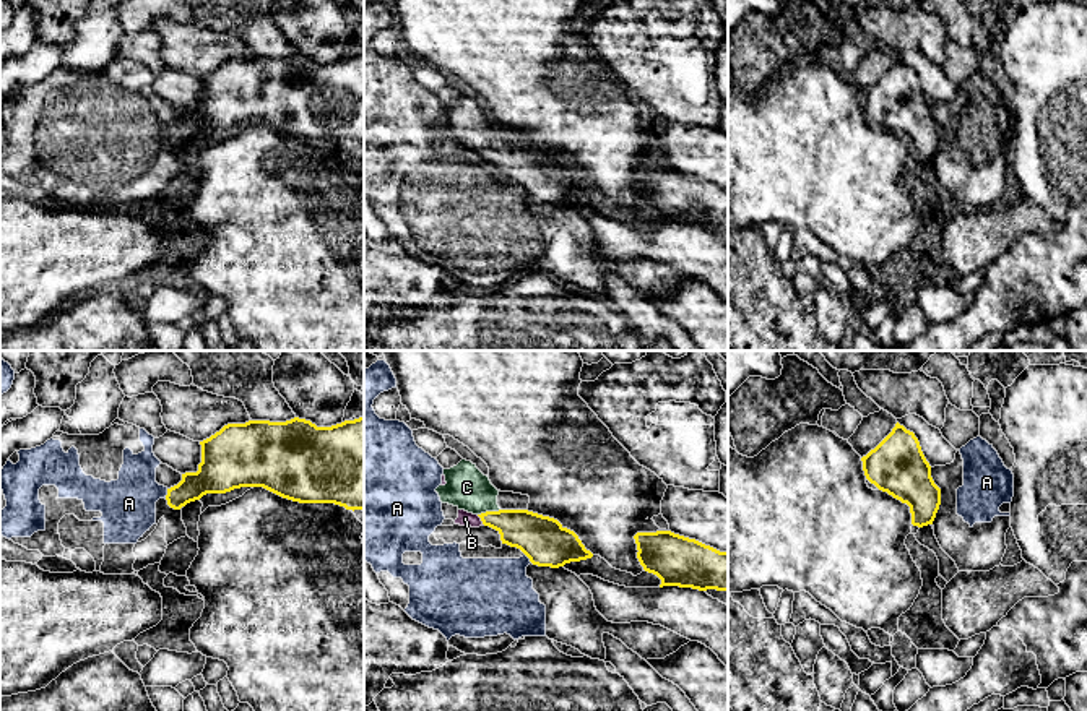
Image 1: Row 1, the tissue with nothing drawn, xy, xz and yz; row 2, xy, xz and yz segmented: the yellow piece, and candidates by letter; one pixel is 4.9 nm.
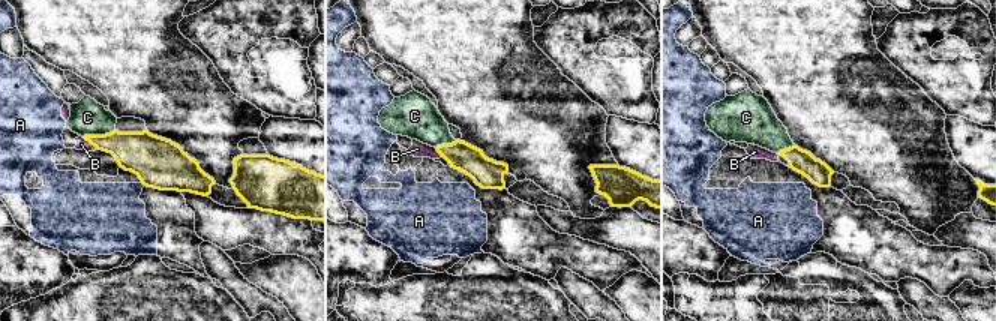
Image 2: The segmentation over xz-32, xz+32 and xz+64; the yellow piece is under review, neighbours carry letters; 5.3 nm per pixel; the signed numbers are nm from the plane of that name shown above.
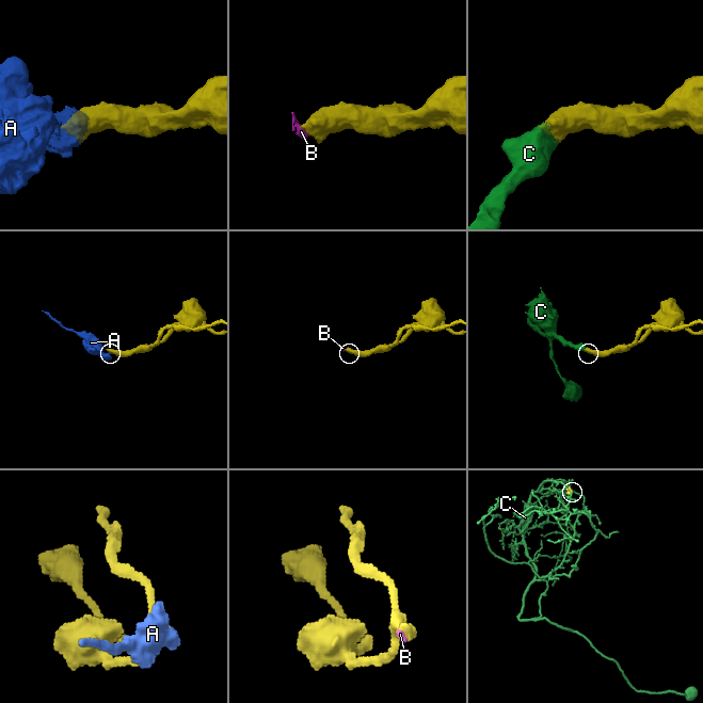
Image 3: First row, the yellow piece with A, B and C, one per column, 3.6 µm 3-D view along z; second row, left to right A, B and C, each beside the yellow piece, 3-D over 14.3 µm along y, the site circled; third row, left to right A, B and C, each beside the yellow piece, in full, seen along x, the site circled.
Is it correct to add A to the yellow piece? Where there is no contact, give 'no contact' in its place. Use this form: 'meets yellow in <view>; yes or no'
meets yellow in xy; no

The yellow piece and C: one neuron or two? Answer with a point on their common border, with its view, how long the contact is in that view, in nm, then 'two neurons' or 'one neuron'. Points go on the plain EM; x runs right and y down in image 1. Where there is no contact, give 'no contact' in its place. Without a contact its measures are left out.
xz (488, 148) | 120 nm | one neuron

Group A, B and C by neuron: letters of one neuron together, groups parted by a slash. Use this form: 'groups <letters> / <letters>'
groups A B / C

